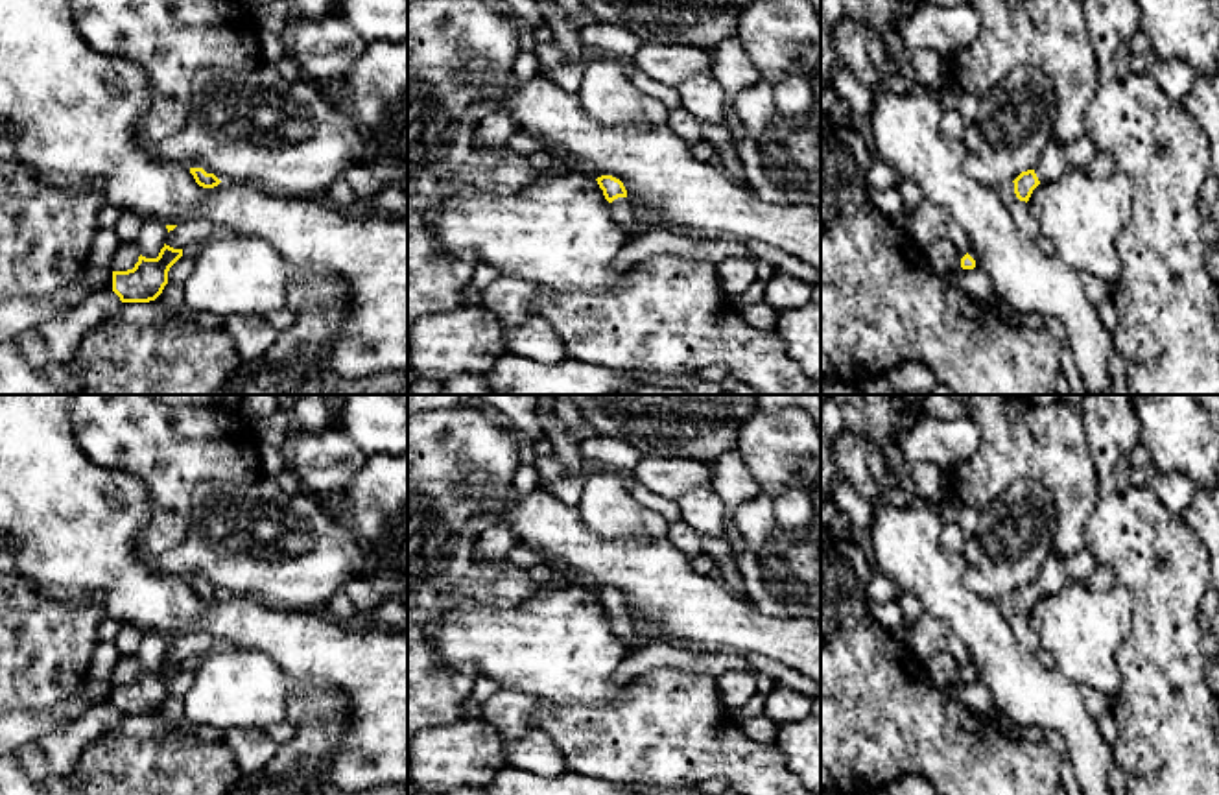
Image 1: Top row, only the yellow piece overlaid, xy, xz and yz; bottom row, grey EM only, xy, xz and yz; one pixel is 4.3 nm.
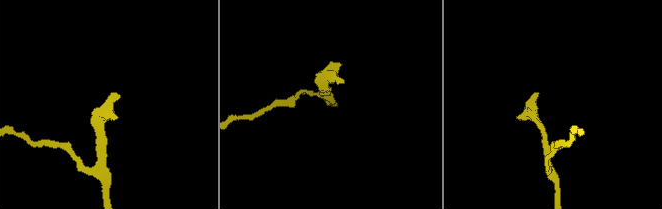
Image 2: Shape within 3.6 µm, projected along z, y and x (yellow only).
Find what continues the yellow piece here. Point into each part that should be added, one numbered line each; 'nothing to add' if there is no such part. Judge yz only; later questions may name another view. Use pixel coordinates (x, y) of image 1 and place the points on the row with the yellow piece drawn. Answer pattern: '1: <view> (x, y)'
1: yz (1057, 157)

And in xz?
1: xz (626, 213)

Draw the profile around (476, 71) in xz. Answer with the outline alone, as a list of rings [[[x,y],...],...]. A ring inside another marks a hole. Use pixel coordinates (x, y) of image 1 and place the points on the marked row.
[[[472,59],[456,66],[456,74],[467,83],[481,85],[492,74],[492,65],[487,59]]]

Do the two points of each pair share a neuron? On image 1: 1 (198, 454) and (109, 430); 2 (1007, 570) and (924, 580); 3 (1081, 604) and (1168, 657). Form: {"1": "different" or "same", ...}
{"1": "same", "2": "different", "3": "different"}

